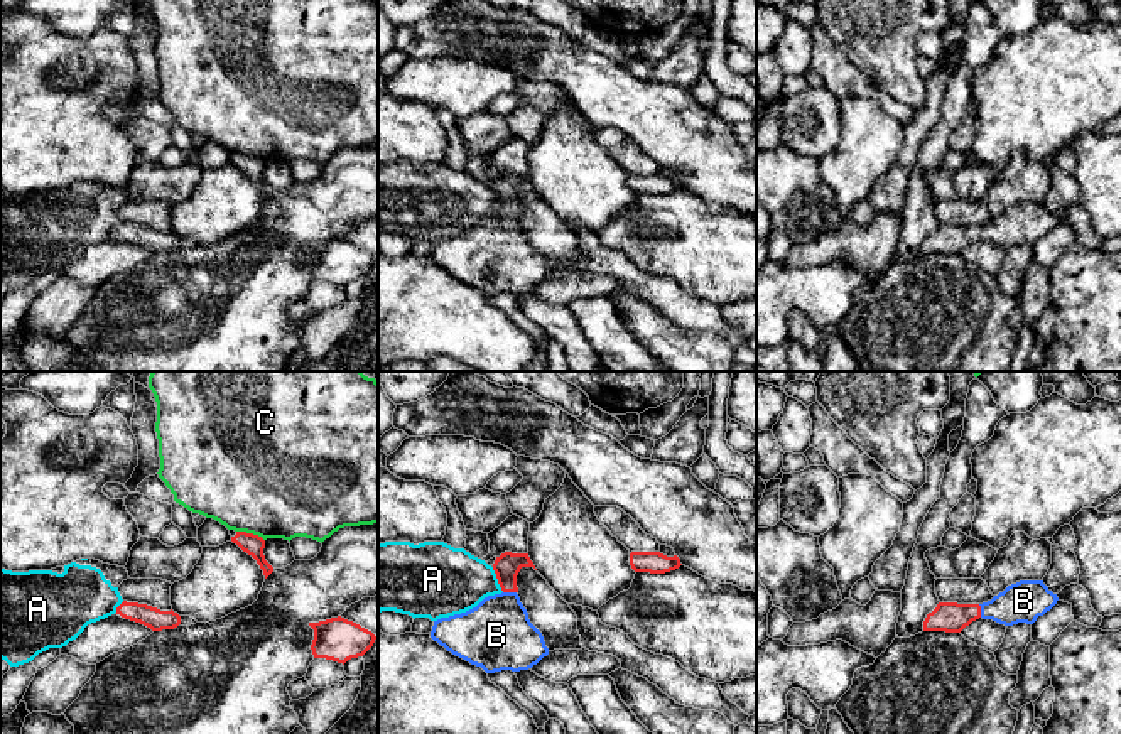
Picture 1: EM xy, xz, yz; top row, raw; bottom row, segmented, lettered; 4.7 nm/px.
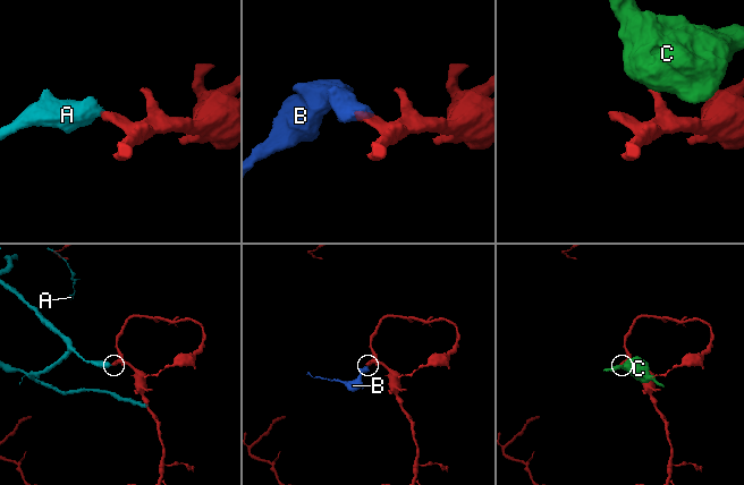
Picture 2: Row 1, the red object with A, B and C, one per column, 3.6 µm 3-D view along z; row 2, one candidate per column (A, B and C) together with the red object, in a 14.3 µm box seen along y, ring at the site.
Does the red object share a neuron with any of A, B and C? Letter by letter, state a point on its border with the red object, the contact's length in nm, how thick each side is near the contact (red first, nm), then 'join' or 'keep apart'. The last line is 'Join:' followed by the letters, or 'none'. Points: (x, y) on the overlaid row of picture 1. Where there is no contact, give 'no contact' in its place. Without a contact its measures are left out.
A: meets red in xz at (497, 577); contact 130 nm long; 120 nm thick on the red side, 340 nm on the other; keep apart
B: meets red in xz at (510, 591); contact 60 nm long; 120 nm thick on the red side, 340 nm on the other; join
C: meets red in xy at (250, 534); contact 140 nm long; 100 nm thick on the red side, 500 nm on the other; keep apart
Join: B

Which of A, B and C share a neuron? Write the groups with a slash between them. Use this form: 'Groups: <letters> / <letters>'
Groups: A / B / C

